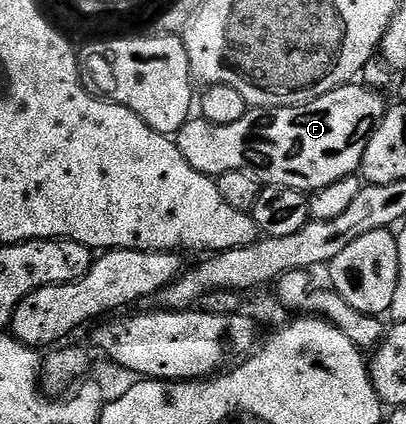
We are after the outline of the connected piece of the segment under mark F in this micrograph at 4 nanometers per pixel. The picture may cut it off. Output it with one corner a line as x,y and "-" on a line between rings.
349,83
304,105
284,105
280,109
249,108
242,119
238,119
238,123
215,125
203,119
190,119
175,134
174,140
186,163
207,177
215,179
226,171
242,171
265,186
290,187
299,193
311,195
317,189
330,187
330,183
338,183
338,179
360,173
368,137
386,112
386,104
380,97
383,96
377,90
363,83

